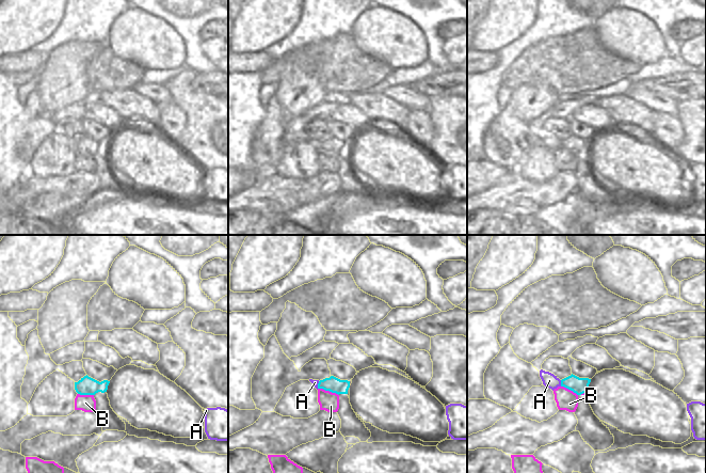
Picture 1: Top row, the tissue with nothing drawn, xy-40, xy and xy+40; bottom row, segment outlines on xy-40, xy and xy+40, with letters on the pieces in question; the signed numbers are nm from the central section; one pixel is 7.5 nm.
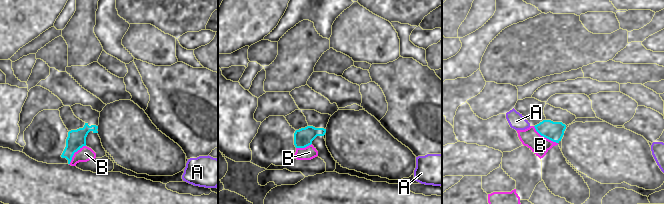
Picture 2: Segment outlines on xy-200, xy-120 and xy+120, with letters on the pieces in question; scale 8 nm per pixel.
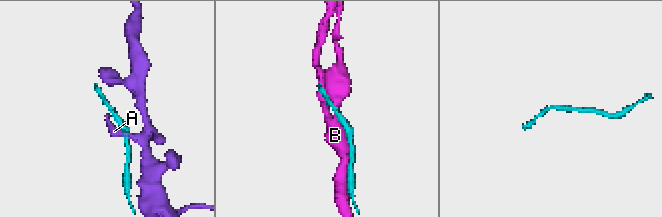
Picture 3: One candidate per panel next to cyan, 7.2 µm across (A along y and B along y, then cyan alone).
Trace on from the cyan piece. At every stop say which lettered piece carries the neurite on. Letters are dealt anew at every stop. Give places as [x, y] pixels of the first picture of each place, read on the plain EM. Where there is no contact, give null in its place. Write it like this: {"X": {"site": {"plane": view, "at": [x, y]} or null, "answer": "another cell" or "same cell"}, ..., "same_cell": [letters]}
{"A": {"site": {"plane": "xy+40", "at": [561, 144]}, "answer": "another cell"}, "B": {"site": {"plane": "xy", "at": [329, 151]}, "answer": "another cell"}, "same_cell": []}

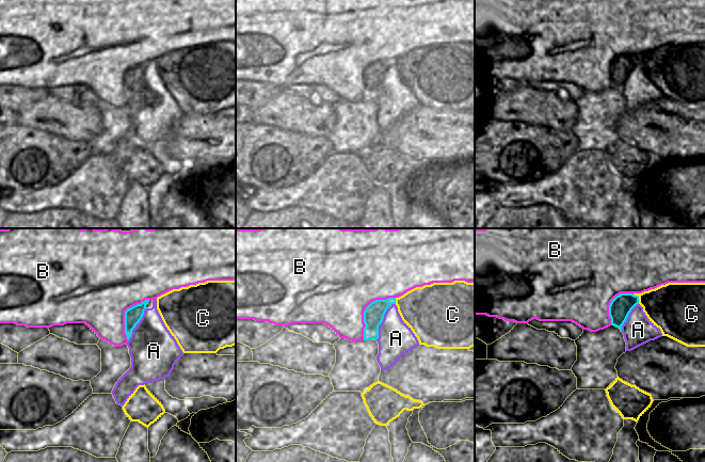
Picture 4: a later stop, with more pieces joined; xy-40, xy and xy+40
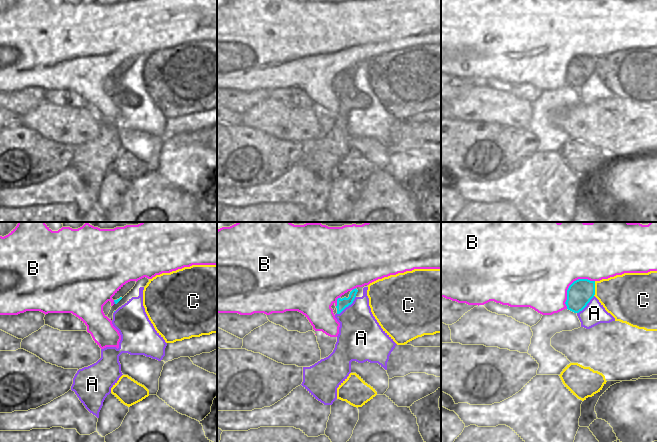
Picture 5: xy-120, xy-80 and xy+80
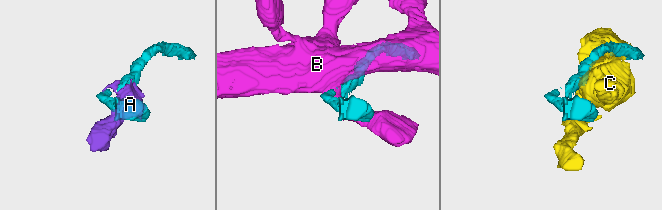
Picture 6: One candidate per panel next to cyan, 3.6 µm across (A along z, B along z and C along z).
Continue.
{"A": {"site": {"plane": "xy-40", "at": [137, 84]}, "answer": "another cell"}, "B": {"site": {"plane": "xy", "at": [365, 70]}, "answer": "another cell"}, "C": {"site": {"plane": "xy+40", "at": [638, 59]}, "answer": "another cell"}, "same_cell": []}

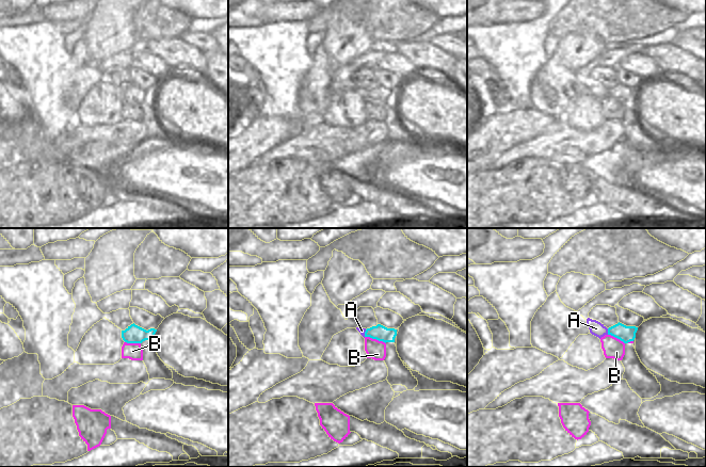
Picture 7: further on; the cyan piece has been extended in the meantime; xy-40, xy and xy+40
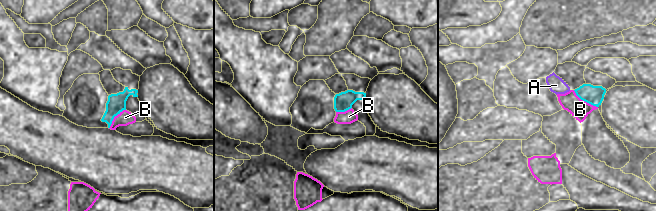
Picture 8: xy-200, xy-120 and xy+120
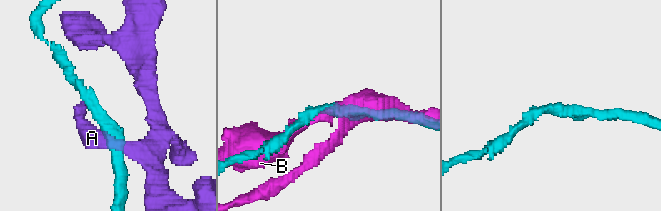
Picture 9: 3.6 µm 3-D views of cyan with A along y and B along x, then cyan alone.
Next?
{"A": {"site": {"plane": "xy+40", "at": [608, 93]}, "answer": "another cell"}, "B": {"site": {"plane": "xy", "at": [375, 99]}, "answer": "another cell"}, "same_cell": []}

